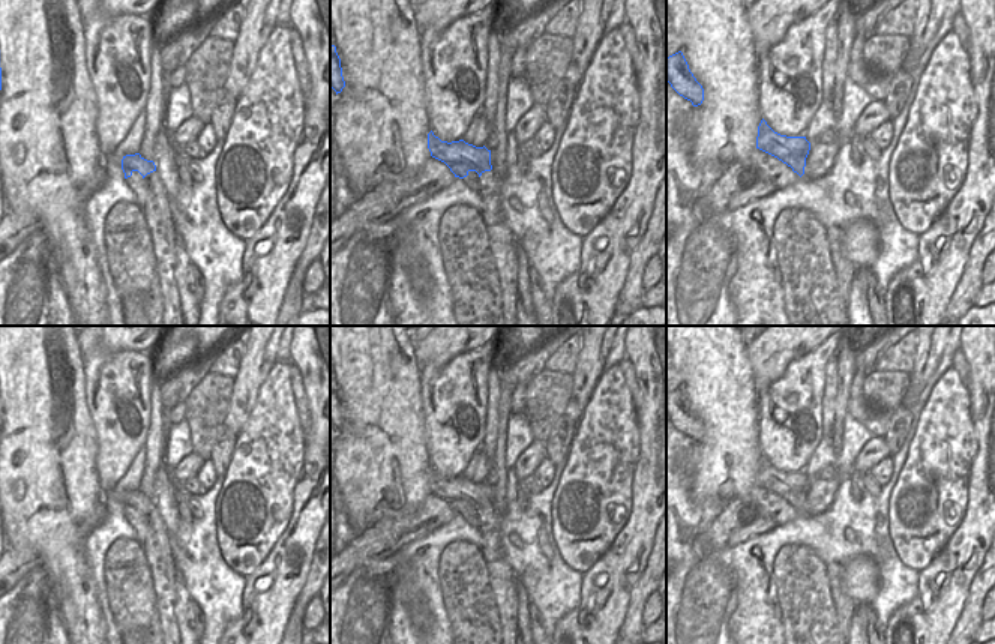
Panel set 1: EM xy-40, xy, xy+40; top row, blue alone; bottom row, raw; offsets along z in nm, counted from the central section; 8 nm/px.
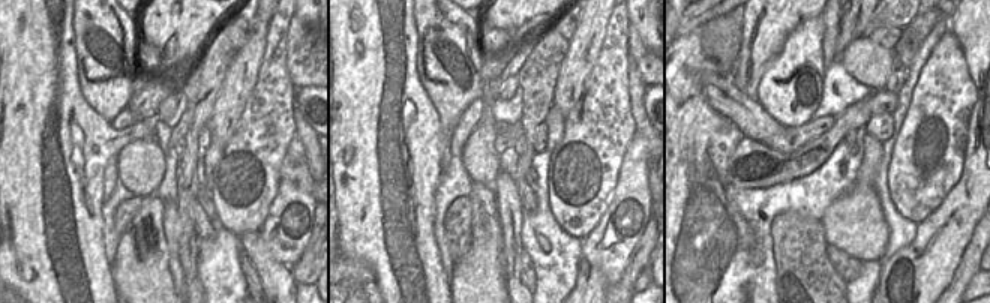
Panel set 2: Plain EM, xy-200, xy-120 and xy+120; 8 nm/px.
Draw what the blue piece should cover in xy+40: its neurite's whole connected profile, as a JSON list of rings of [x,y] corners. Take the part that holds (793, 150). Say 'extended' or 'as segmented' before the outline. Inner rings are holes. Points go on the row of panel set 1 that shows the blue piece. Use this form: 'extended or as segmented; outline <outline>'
as segmented; outline [[[762,119],[758,126],[756,149],[777,158],[800,177],[804,174],[810,143],[806,137],[786,137],[774,132]]]

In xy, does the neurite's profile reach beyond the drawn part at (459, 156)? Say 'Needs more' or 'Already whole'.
Needs more.

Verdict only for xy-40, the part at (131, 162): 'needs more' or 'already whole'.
needs more

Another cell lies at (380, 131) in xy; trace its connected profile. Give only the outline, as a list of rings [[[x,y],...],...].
[[[330,0],[330,30],[345,81],[345,87],[336,95],[332,141],[357,200],[381,183],[413,177],[431,158],[428,149],[431,125],[426,114],[420,38],[410,0]]]

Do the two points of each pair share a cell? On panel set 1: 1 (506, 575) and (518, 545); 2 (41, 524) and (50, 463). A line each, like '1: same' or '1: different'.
1: different
2: same

